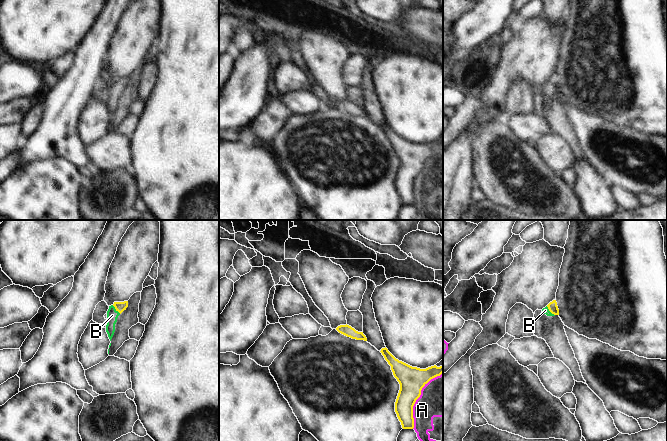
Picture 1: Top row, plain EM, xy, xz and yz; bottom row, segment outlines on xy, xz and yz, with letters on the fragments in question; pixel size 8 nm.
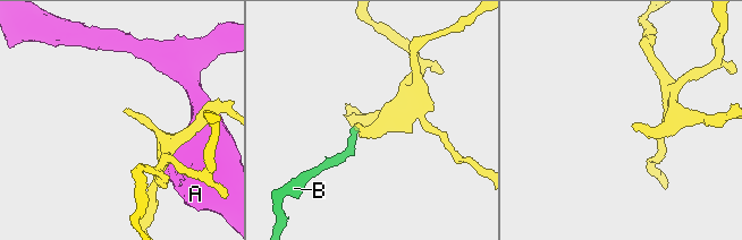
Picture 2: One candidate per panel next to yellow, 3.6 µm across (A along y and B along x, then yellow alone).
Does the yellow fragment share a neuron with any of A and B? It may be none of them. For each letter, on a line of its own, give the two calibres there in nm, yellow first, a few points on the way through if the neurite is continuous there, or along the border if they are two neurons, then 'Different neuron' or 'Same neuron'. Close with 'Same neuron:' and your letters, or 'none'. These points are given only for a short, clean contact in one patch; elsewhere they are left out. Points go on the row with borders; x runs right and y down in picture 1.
A: Thickness 200 nm (yellow) against 320 nm. Different neuron
B: Thickness 80 nm (yellow) against 50 nm. Path across: yz (552, 306), (550, 311), (545, 310). Same neuron
Same neuron: B.

